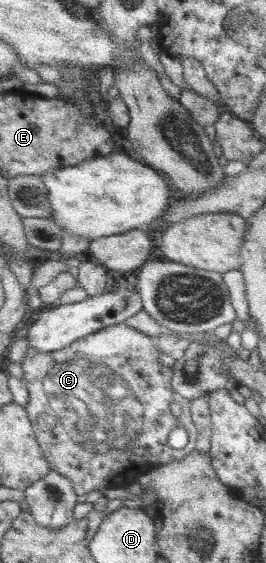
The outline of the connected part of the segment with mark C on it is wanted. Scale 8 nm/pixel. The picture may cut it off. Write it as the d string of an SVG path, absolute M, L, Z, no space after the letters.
M127 323L109 326L103 330L100 330L99 333L91 334L87 338L81 338L81 340L73 342L71 346L67 346L67 348L63 348L63 350L58 350L51 353L44 353L35 347L29 347L28 354L23 360L24 369L26 370L24 382L27 384L27 387L31 393L31 402L29 403L29 406L26 406L26 409L29 411L30 417L33 419L37 438L39 439L41 446L44 447L44 450L47 451L49 462L52 463L52 468L57 469L61 474L64 474L67 478L70 478L70 481L80 495L89 494L89 492L95 492L97 489L104 490L105 488L109 487L113 475L117 470L117 458L125 454L125 446L129 446L129 442L137 442L137 434L141 434L141 430L145 430L145 413L149 414L148 417L151 418L153 422L163 422L165 426L153 426L153 428L151 428L151 432L149 432L149 442L139 446L139 458L143 460L143 462L138 465L139 474L143 474L143 472L147 470L147 466L150 466L150 470L152 470L152 468L161 466L162 464L169 464L173 461L182 461L197 448L200 437L197 426L195 428L185 427L189 434L189 443L186 447L177 449L173 448L171 444L167 443L169 442L169 434L171 434L175 428L181 426L182 424L179 421L179 417L173 414L173 410L171 410L171 402L183 404L183 411L189 414L192 412L192 401L174 390L173 380L175 369L173 366L171 368L161 363L161 353L162 350L160 349L156 338L141 332L141 330L137 330L136 328L129 326Z

